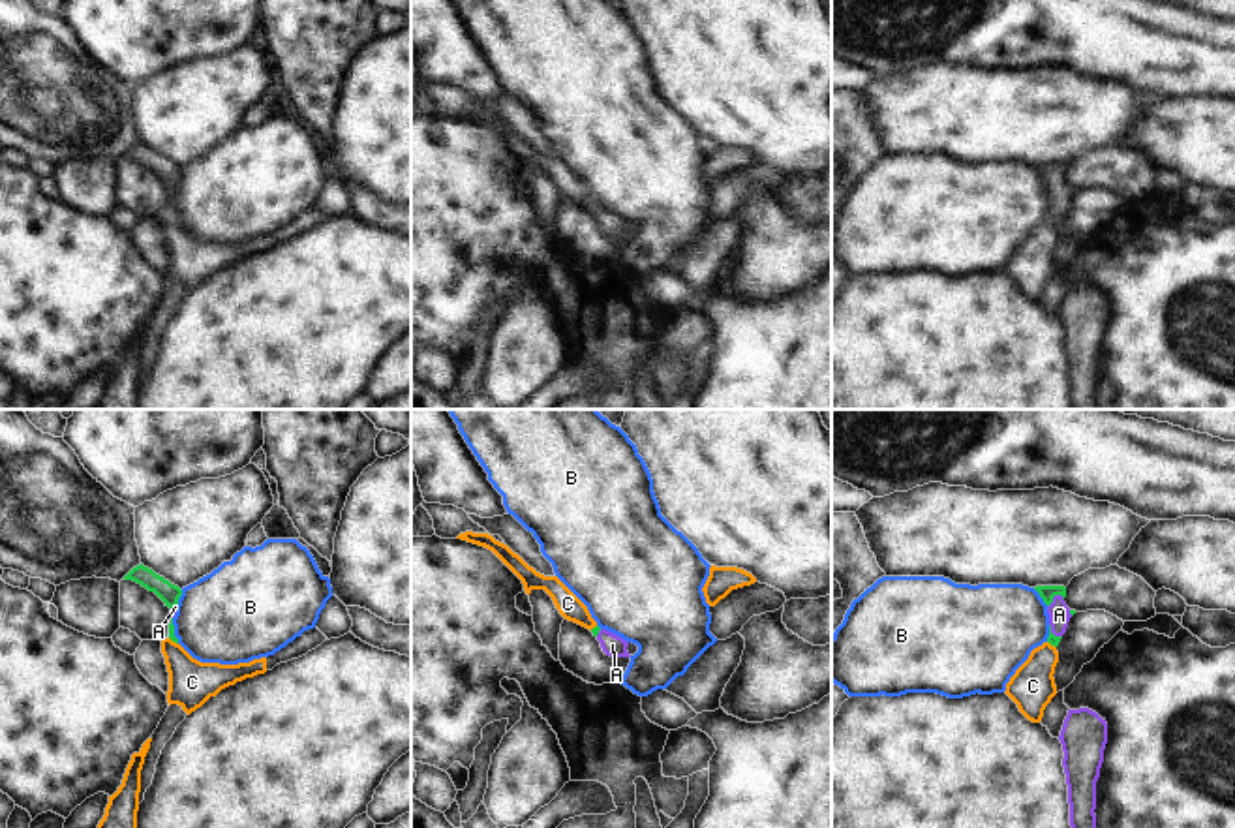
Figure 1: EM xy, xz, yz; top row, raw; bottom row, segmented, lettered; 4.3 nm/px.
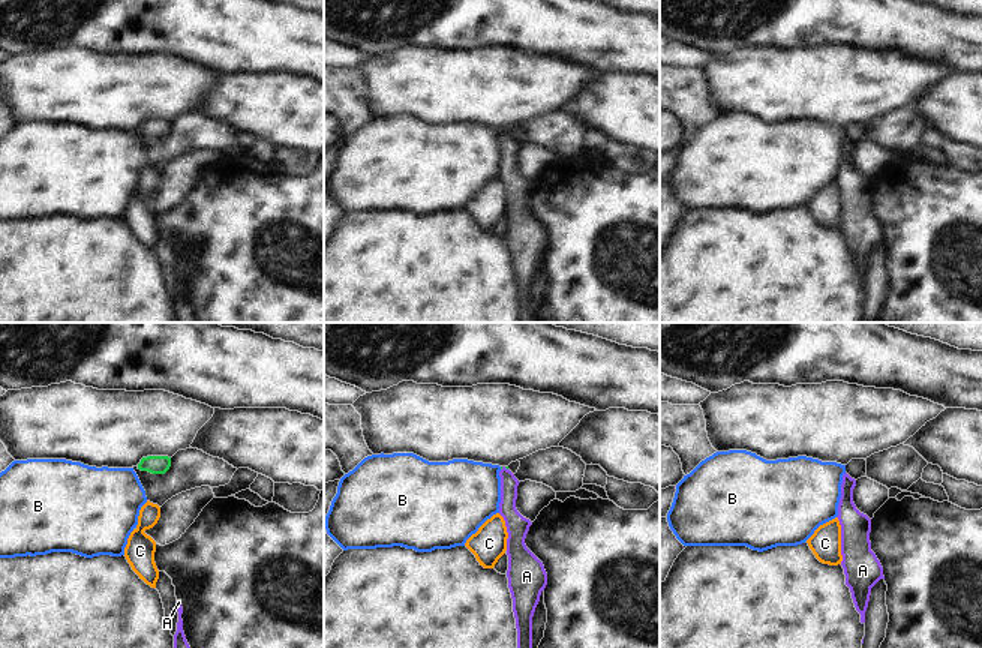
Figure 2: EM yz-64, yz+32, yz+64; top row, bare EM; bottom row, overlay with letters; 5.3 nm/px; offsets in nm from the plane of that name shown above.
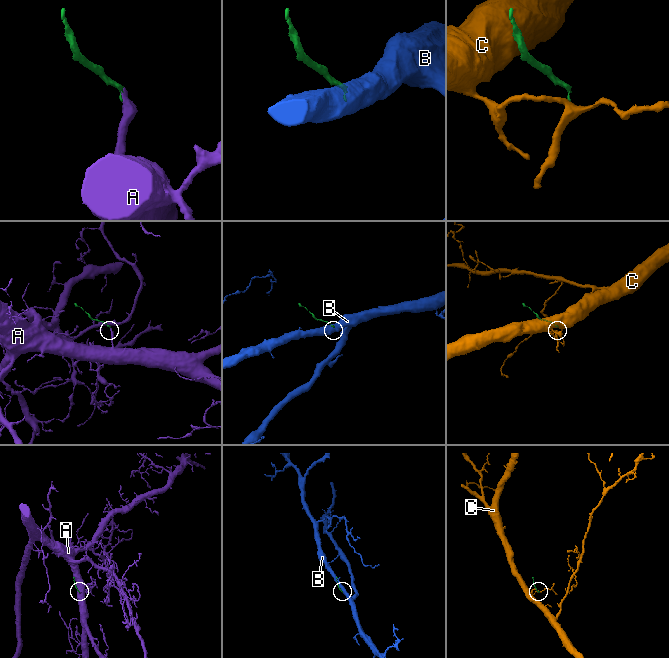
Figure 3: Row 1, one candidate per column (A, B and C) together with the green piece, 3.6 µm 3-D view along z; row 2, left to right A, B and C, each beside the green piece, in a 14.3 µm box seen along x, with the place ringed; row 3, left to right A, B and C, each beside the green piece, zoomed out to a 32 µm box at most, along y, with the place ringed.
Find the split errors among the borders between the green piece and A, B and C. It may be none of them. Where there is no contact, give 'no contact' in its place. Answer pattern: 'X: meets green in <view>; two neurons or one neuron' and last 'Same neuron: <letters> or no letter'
A: meets green in yz; one neuron
B: meets green in yz; two neurons
C: meets green in xy; two neurons
Same neuron: A

